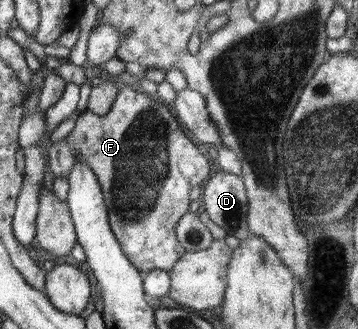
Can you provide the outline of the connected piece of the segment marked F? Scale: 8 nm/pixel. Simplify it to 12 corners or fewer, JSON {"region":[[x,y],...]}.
{"region":[[122,87],[49,147],[100,184],[142,273],[186,253],[175,227],[212,162],[170,108]]}

